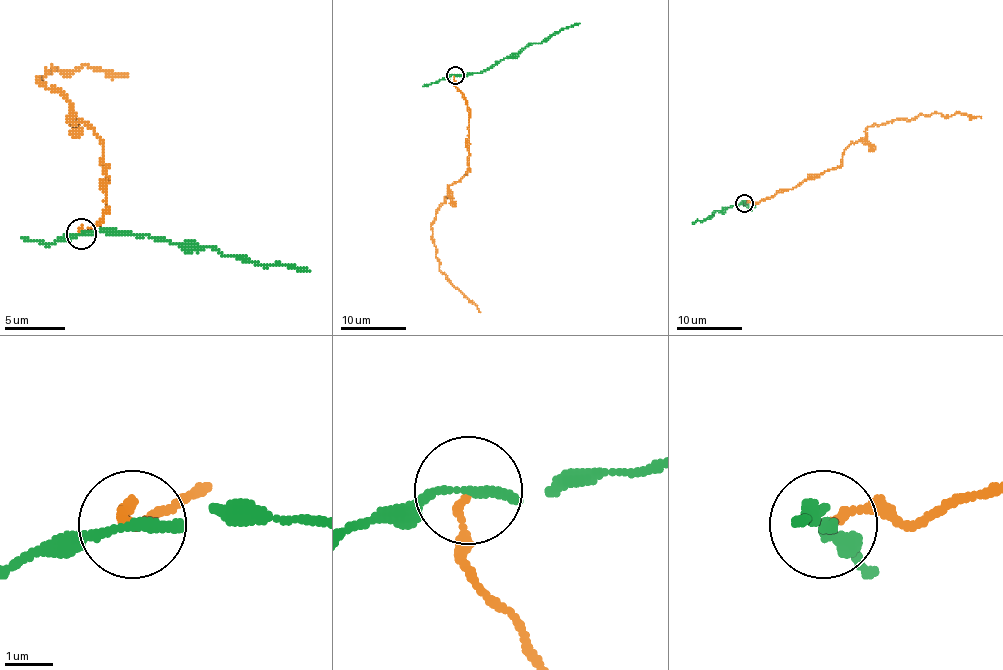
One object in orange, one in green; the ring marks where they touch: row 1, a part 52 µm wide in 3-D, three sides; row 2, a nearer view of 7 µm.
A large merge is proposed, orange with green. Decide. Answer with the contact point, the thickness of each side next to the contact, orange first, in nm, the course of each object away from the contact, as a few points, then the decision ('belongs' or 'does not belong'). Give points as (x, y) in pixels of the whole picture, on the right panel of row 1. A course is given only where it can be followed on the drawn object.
(744, 203) | 150/260 nm | orange via (745, 204), (839, 166), (842, 153), (865, 136), (869, 126), (958, 111), (981, 118) | green via (743, 204), (715, 210), (709, 219), (692, 224) | does not belong

